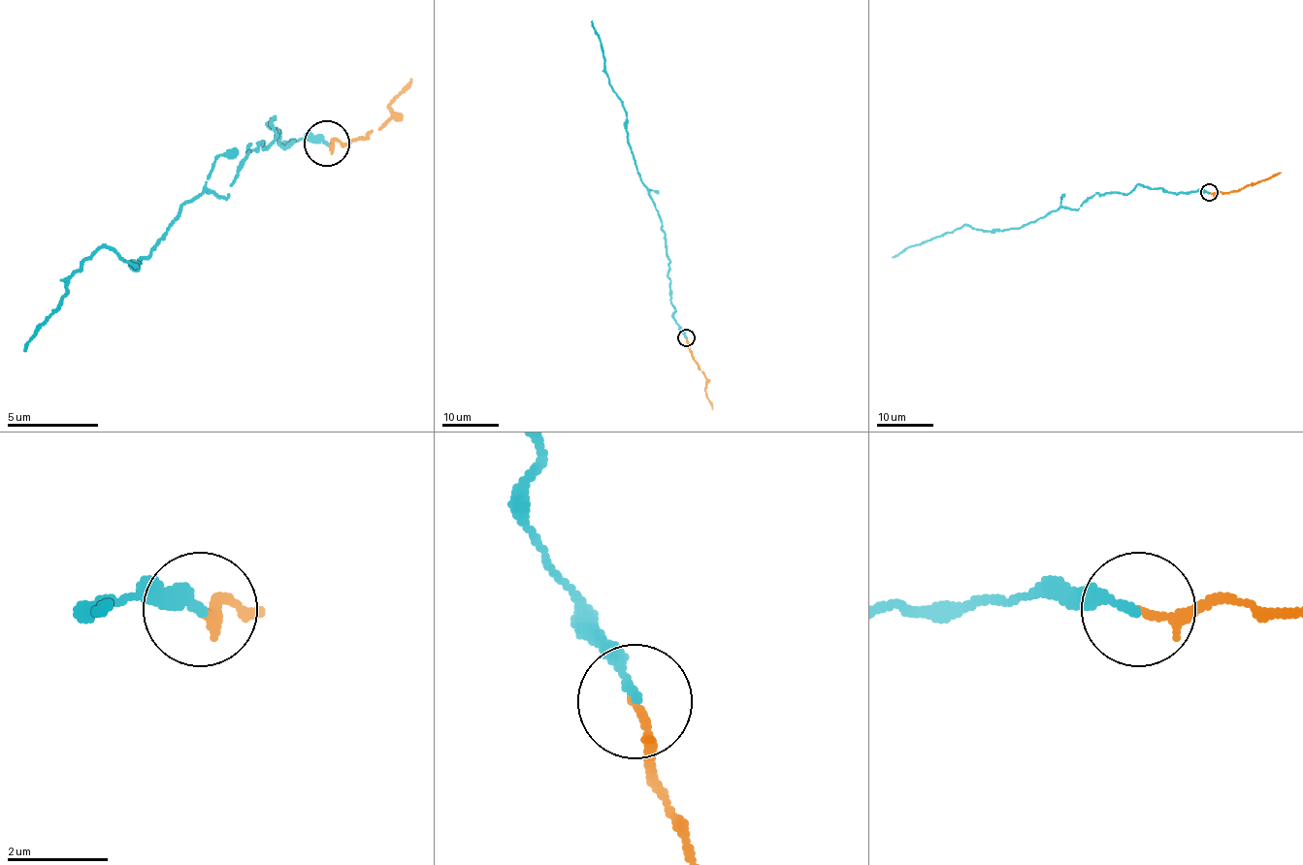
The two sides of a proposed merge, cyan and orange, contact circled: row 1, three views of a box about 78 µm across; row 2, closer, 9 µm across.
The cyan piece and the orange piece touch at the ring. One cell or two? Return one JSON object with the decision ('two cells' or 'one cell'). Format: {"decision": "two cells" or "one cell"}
{"decision": "one cell"}

